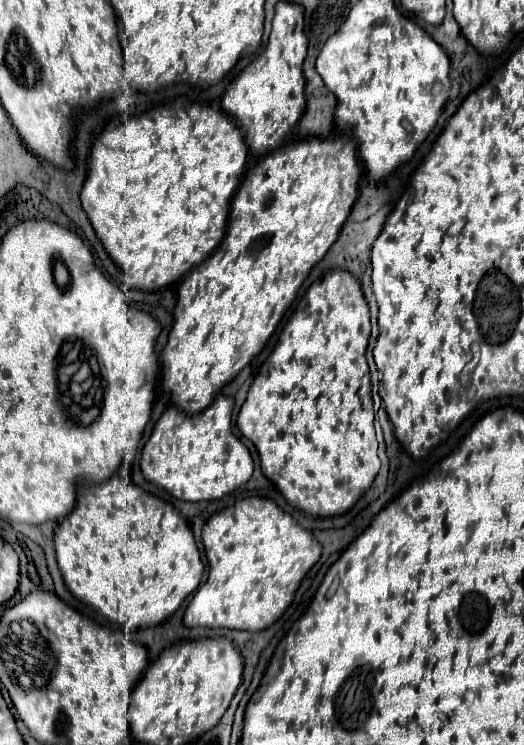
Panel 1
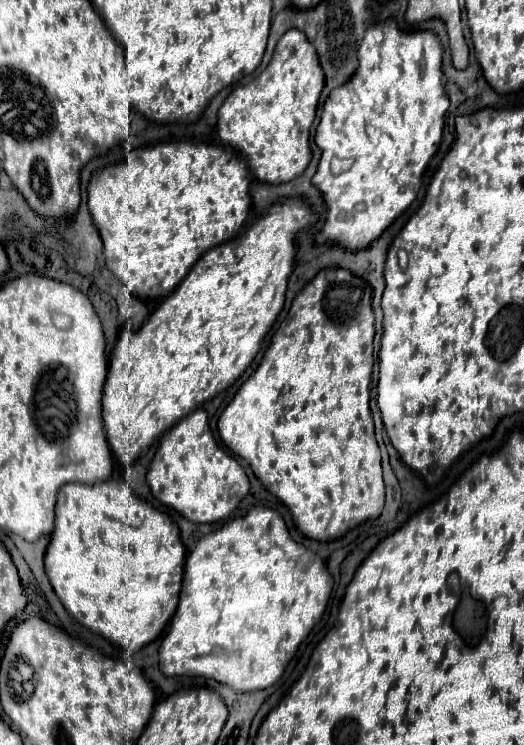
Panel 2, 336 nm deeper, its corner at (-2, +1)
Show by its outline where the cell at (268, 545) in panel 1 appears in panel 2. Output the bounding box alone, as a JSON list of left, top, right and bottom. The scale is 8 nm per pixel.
[160,506,332,692]

